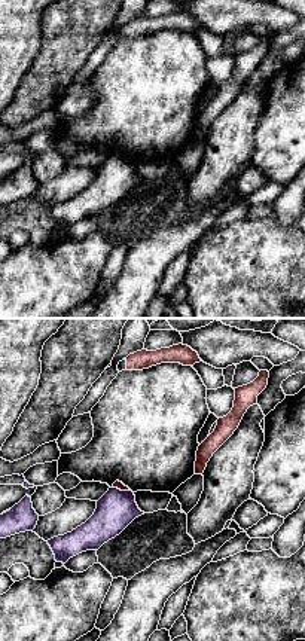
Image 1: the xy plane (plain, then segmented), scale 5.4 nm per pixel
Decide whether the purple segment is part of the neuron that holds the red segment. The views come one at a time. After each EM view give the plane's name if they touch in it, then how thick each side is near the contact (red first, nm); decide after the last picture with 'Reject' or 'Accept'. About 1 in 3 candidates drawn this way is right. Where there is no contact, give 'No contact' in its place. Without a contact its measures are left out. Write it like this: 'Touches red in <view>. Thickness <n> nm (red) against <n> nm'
Touches red in xy. Thickness 50 nm (red) against 220 nm

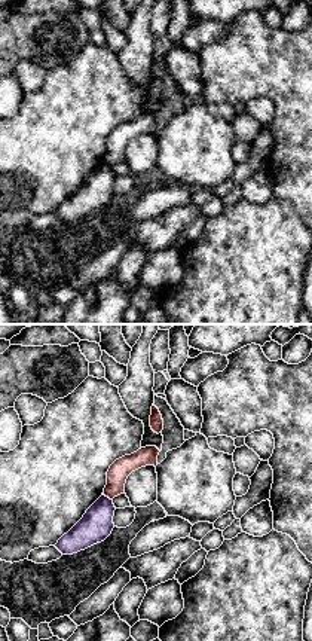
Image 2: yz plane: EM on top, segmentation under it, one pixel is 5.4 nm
Touches red in yz. Thickness 120 nm (red) against 180 nm

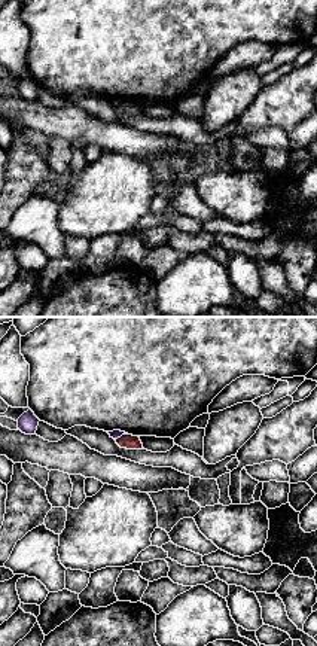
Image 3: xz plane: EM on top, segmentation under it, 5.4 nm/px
Touches red in xz. Thickness 80 nm (red) against 50 nm

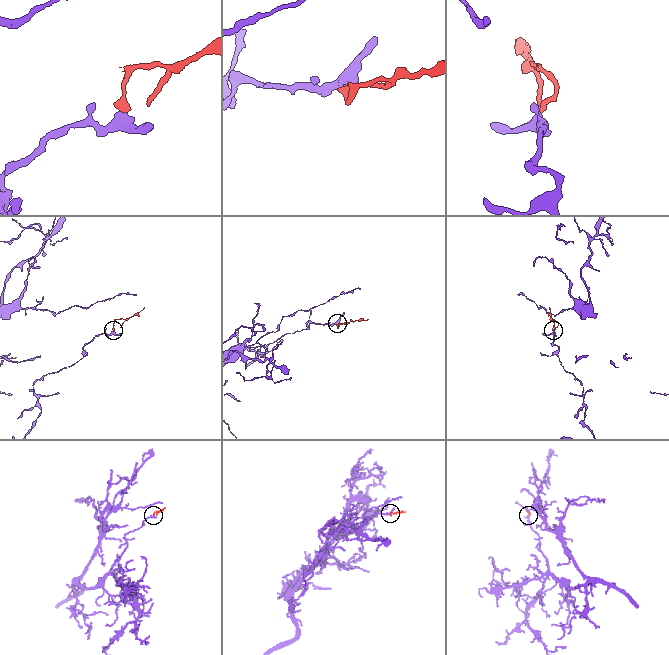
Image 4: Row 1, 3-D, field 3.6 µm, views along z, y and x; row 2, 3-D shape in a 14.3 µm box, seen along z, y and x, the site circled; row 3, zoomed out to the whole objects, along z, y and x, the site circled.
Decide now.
Reject

